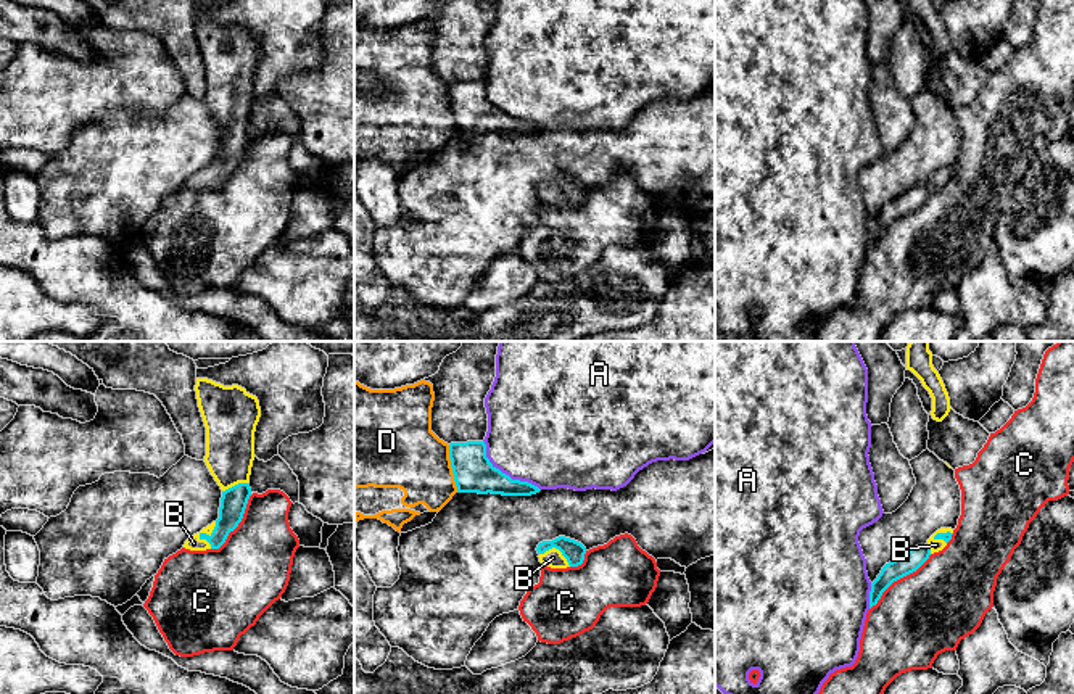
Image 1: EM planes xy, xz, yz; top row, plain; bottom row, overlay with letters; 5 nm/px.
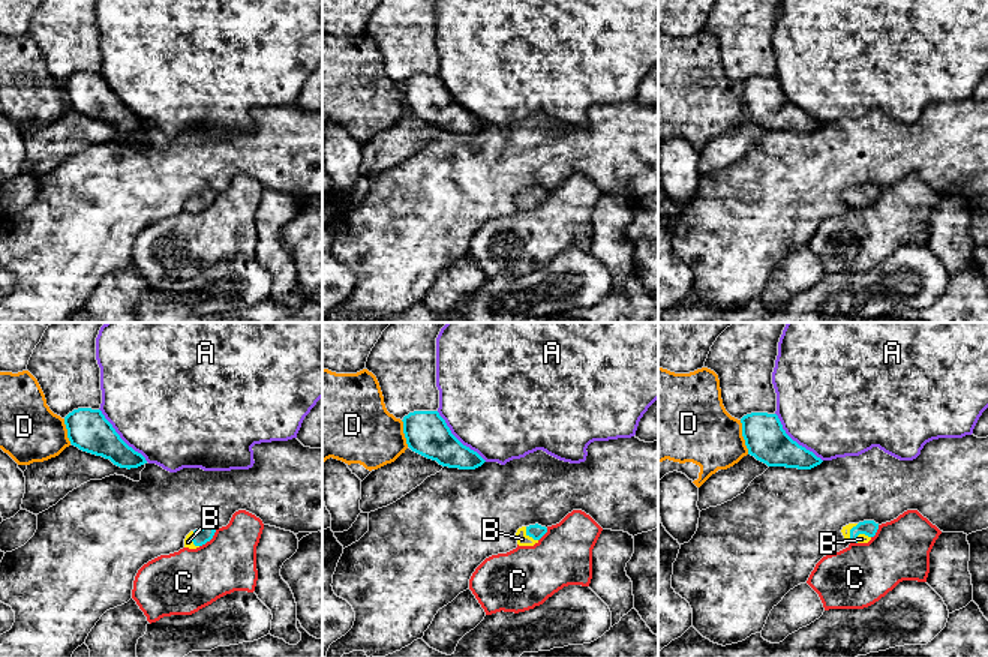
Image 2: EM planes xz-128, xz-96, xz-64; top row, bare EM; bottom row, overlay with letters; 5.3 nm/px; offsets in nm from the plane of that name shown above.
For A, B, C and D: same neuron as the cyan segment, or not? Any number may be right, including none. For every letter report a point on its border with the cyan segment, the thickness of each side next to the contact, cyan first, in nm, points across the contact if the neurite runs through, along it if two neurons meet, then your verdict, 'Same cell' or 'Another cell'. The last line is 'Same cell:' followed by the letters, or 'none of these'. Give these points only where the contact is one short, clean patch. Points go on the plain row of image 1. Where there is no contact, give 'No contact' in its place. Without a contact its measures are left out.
A: Touches cyan at xz (504, 113). Thickness 200 nm (cyan) against 480 nm. Another cell
B: Touches cyan at xy (203, 173). Thickness 130 nm (cyan) against 70 nm. Same cell
C: Touches cyan at yz (899, 218). Thickness 100 nm (cyan) against 420 nm. Another cell
D: Touches cyan at xz (453, 108). Thickness 200 nm (cyan) against 340 nm. Another cell
Same cell: B

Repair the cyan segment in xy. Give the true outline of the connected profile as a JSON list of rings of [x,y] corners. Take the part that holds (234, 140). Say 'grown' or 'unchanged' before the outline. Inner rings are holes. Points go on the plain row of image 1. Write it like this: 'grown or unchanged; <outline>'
grown; [[[196,18],[198,47],[206,66],[204,101],[222,129],[219,158],[185,180],[190,190],[219,188],[243,158],[251,135],[254,71],[261,56],[256,35],[238,24]]]

